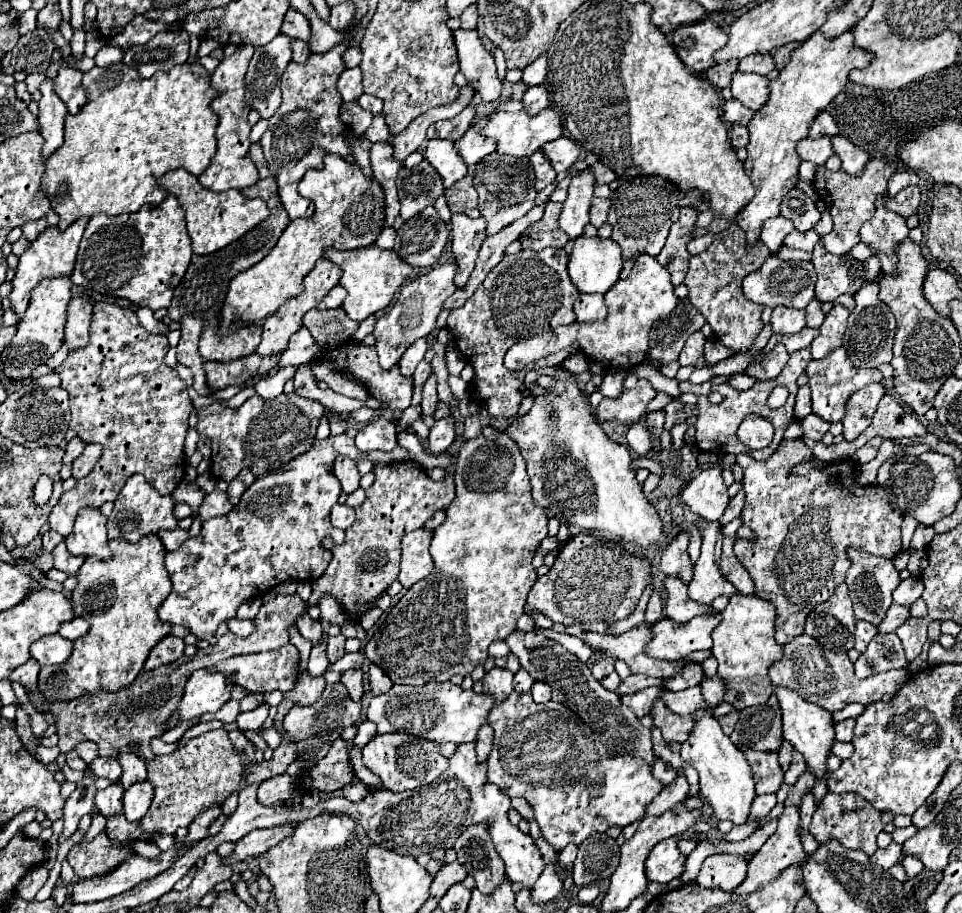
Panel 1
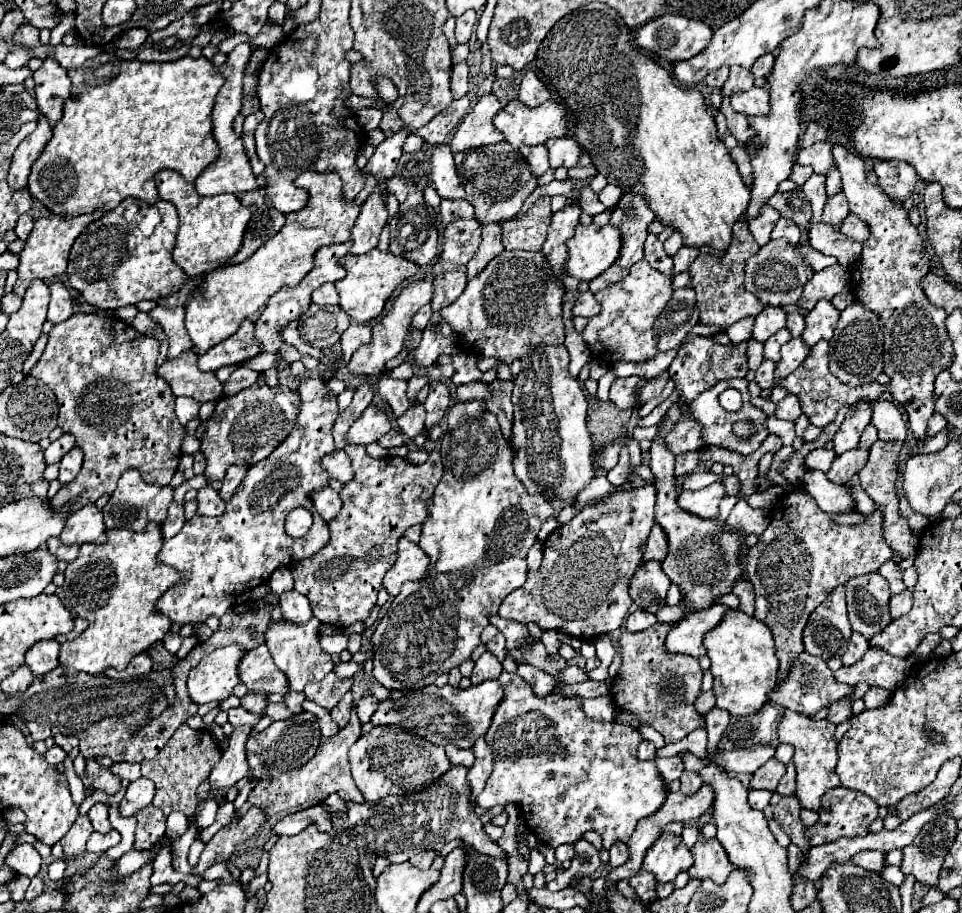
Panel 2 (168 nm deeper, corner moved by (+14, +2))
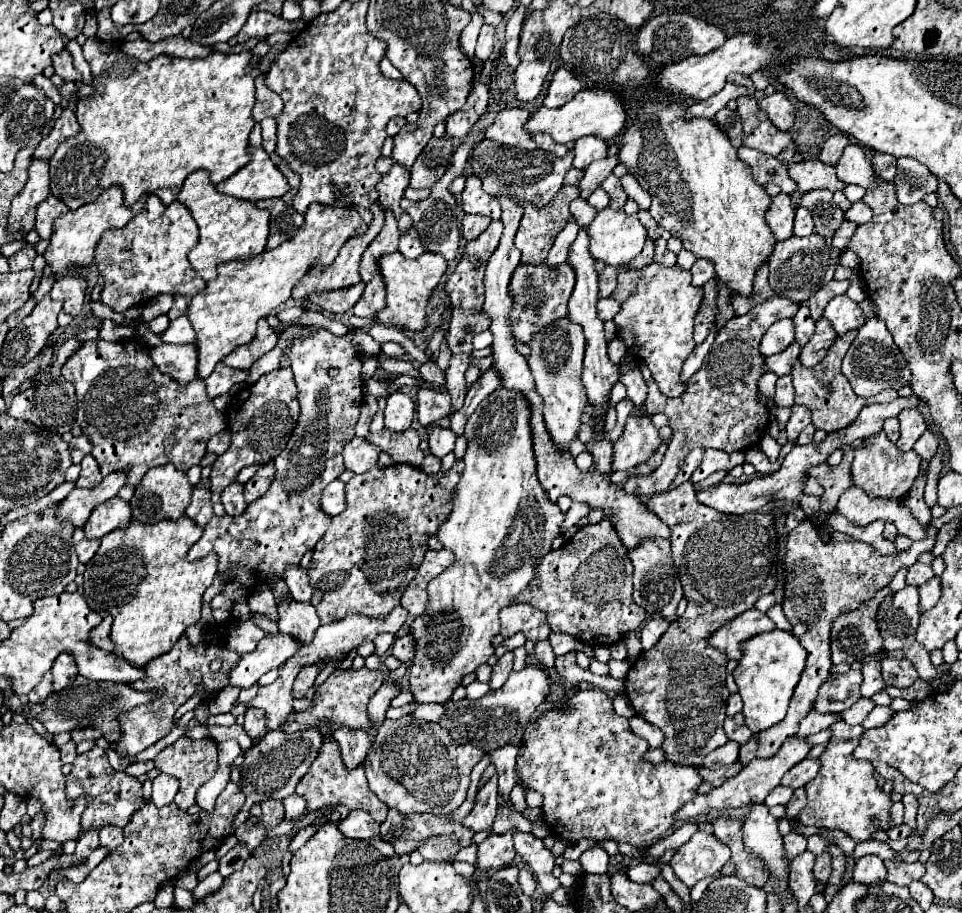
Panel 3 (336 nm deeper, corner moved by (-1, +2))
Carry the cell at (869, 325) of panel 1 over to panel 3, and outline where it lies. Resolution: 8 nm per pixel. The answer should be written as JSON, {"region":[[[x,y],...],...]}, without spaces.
{"region":[[[879,318],[867,320],[855,338],[855,344],[851,344],[845,360],[843,360],[843,374],[851,382],[851,388],[857,396],[869,398],[883,390],[899,390],[901,386],[909,386],[911,370],[907,366],[905,356],[899,352],[899,348],[893,342],[893,336],[889,334],[887,326]]]}

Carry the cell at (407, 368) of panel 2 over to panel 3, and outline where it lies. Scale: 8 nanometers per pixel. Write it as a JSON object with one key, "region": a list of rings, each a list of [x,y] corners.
{"region":[[[427,362],[419,368],[419,374],[423,376],[423,380],[431,382],[431,384],[445,384],[445,372],[435,364],[435,362]]]}

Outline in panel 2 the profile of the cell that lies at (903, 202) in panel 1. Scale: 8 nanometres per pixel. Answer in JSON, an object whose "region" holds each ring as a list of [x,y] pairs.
{"region":[[[838,192],[834,196],[828,196],[828,202],[826,202],[826,208],[824,208],[824,214],[822,214],[822,222],[832,224],[838,232],[846,216],[848,216],[848,208],[844,206],[844,194]]]}

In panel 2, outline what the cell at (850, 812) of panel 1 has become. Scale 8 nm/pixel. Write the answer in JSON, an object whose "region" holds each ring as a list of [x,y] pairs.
{"region":[[[832,788],[822,796],[822,806],[818,810],[818,822],[804,830],[804,838],[810,842],[810,846],[820,846],[834,842],[838,838],[854,838],[854,836],[866,836],[870,824],[878,816],[878,806],[868,796],[848,790],[848,788]]]}

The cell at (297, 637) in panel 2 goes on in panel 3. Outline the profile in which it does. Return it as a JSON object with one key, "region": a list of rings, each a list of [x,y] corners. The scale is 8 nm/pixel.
{"region":[[[285,594],[281,596],[281,600],[277,600],[277,610],[279,610],[279,632],[287,632],[295,636],[301,644],[309,644],[311,636],[315,636],[315,630],[319,628],[315,606],[297,602],[289,594]]]}

